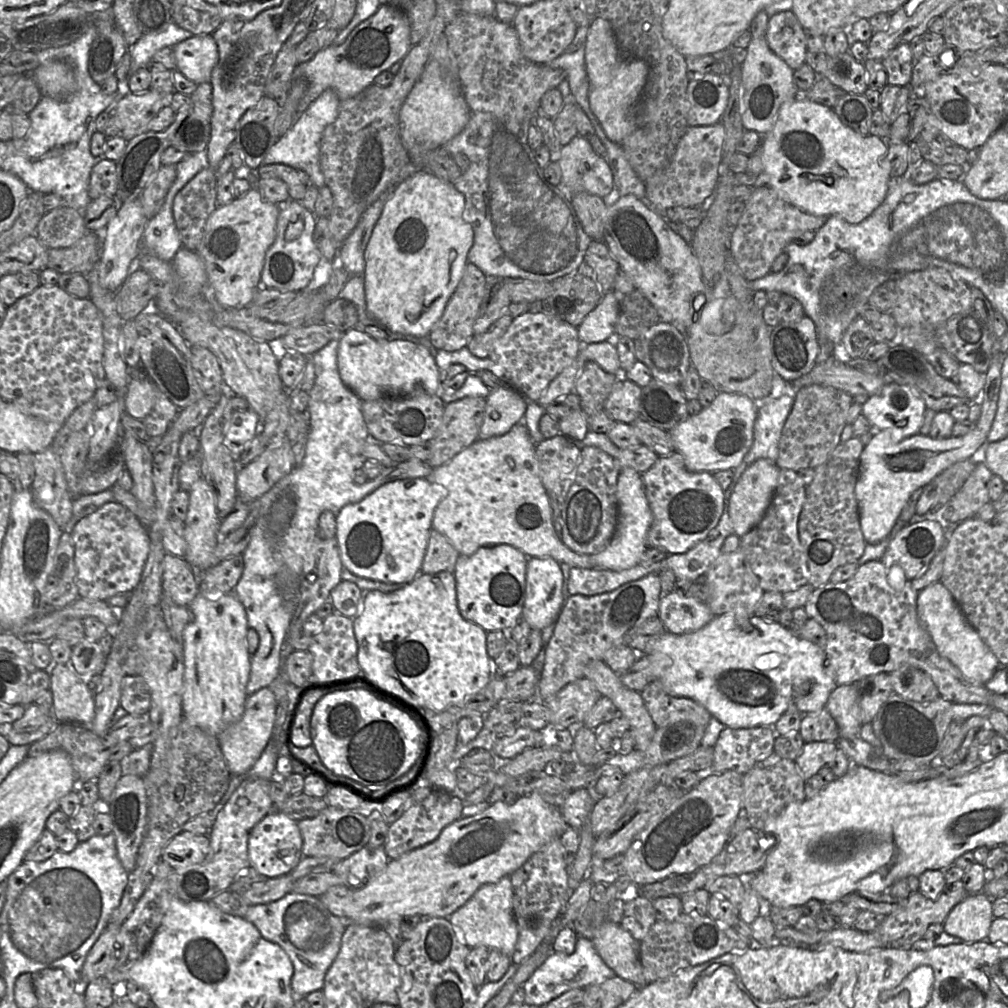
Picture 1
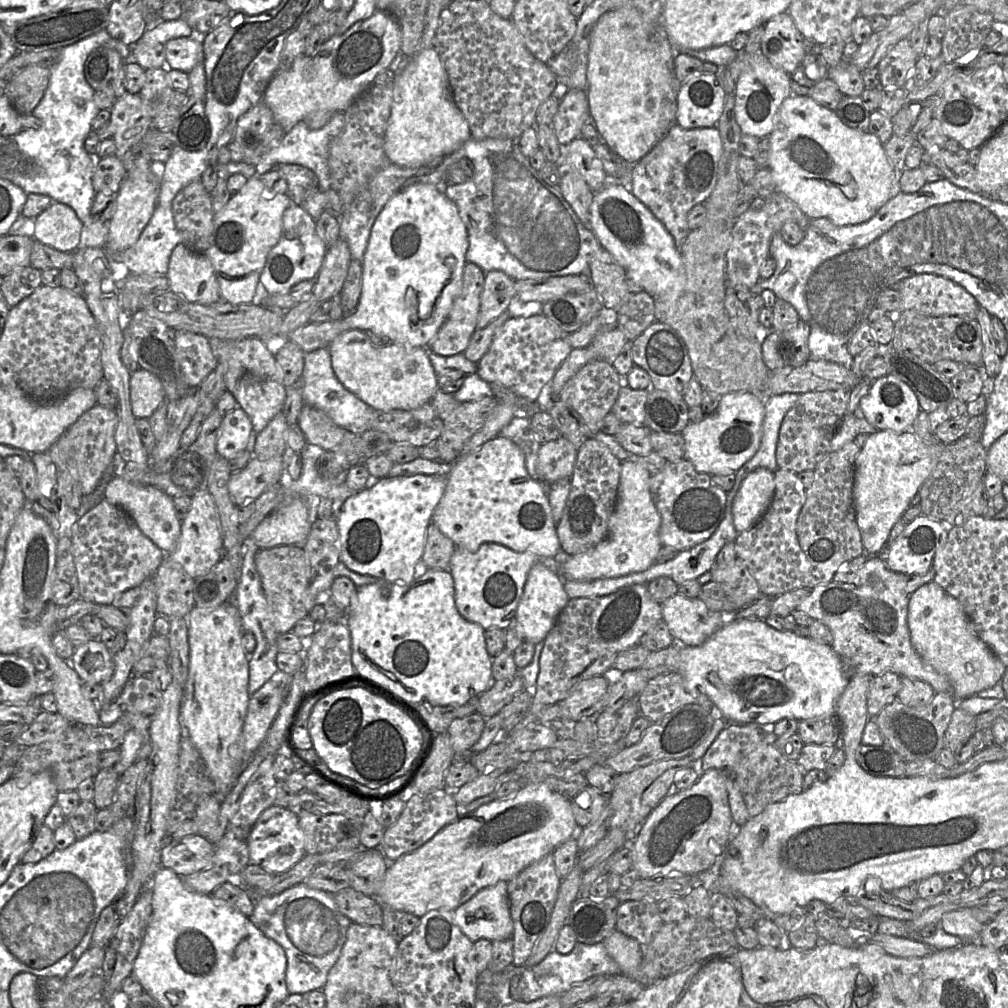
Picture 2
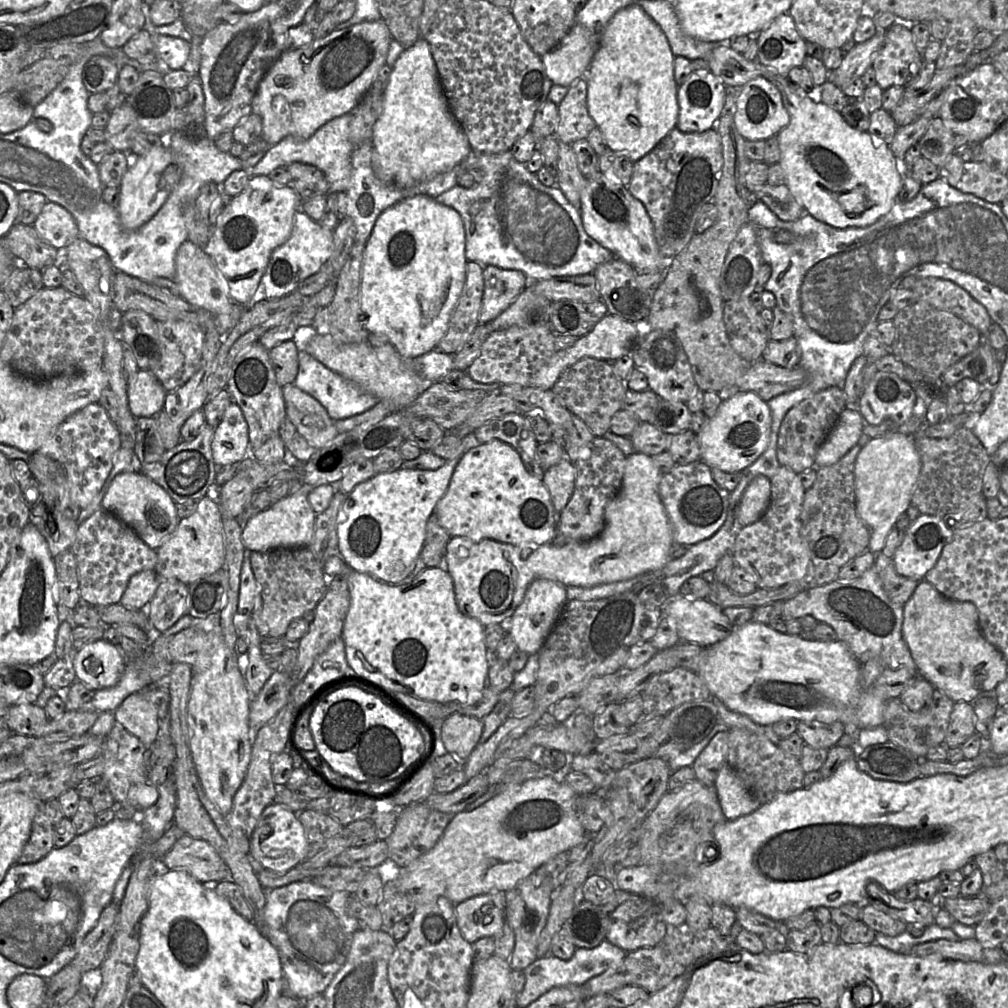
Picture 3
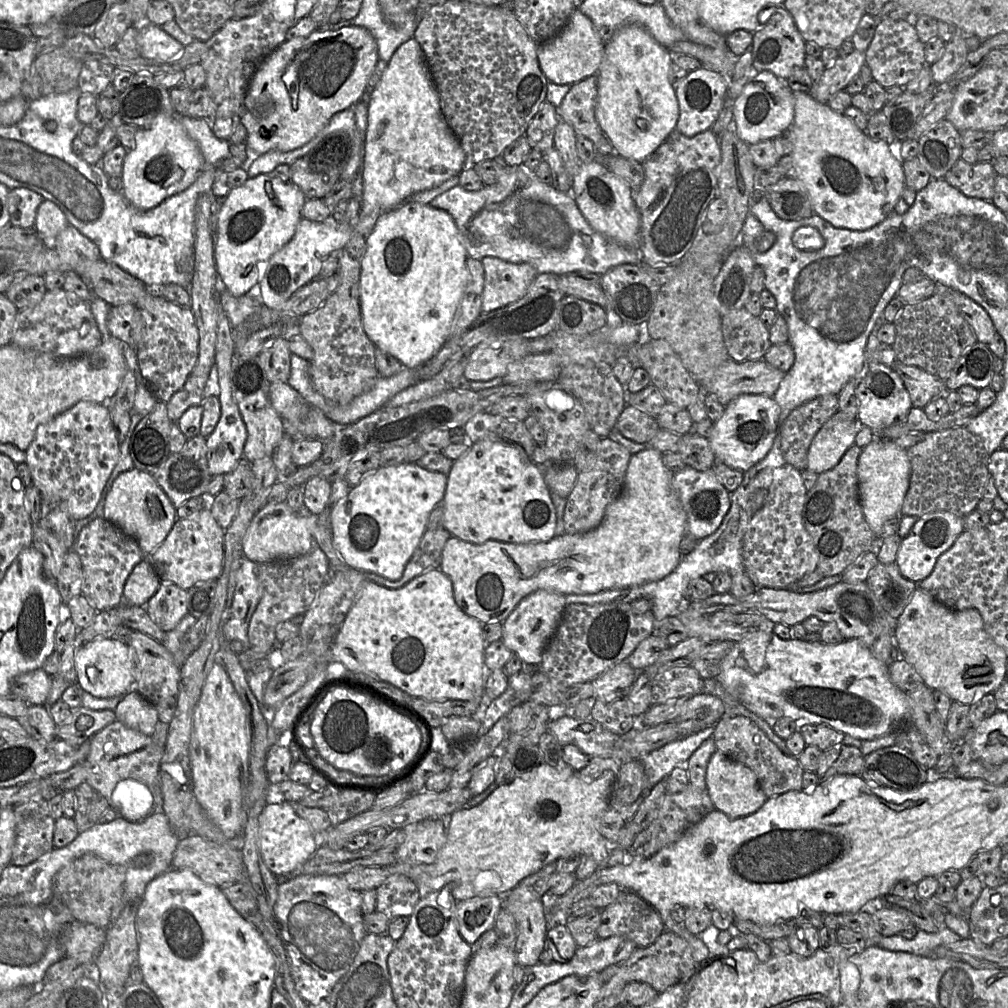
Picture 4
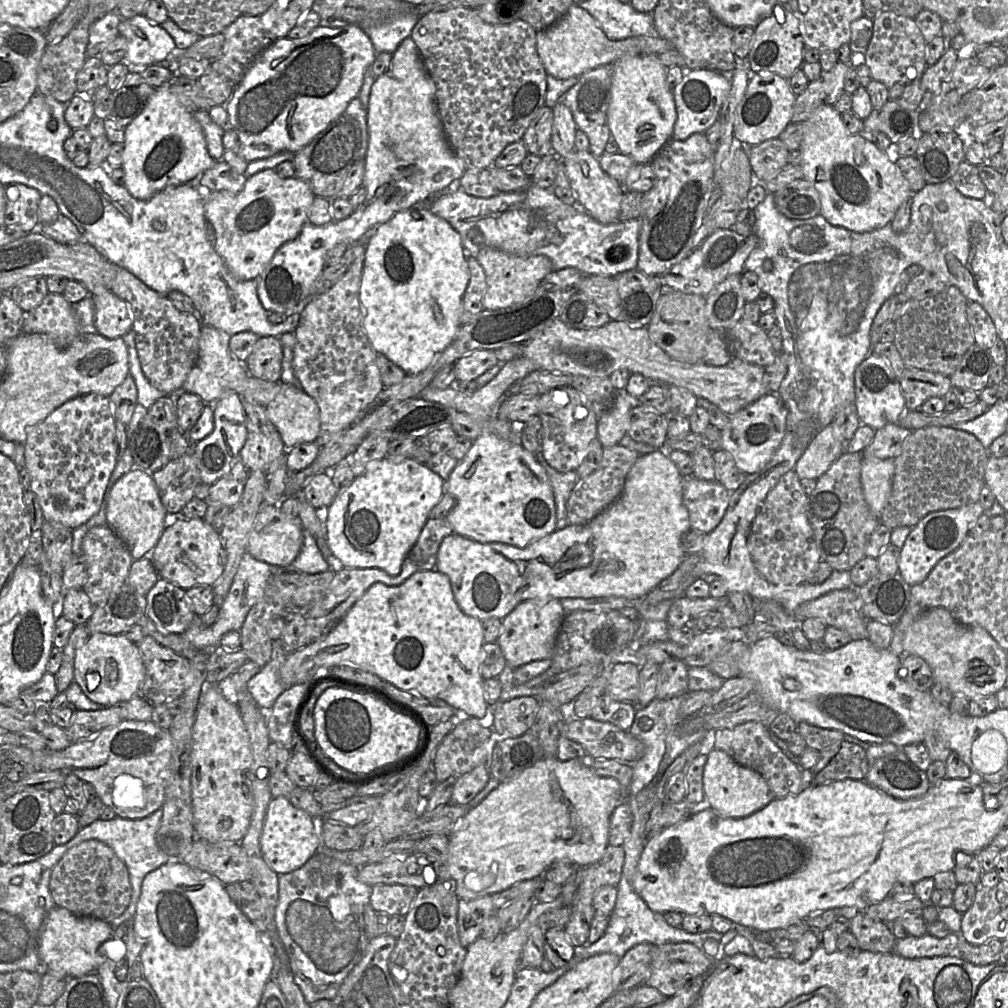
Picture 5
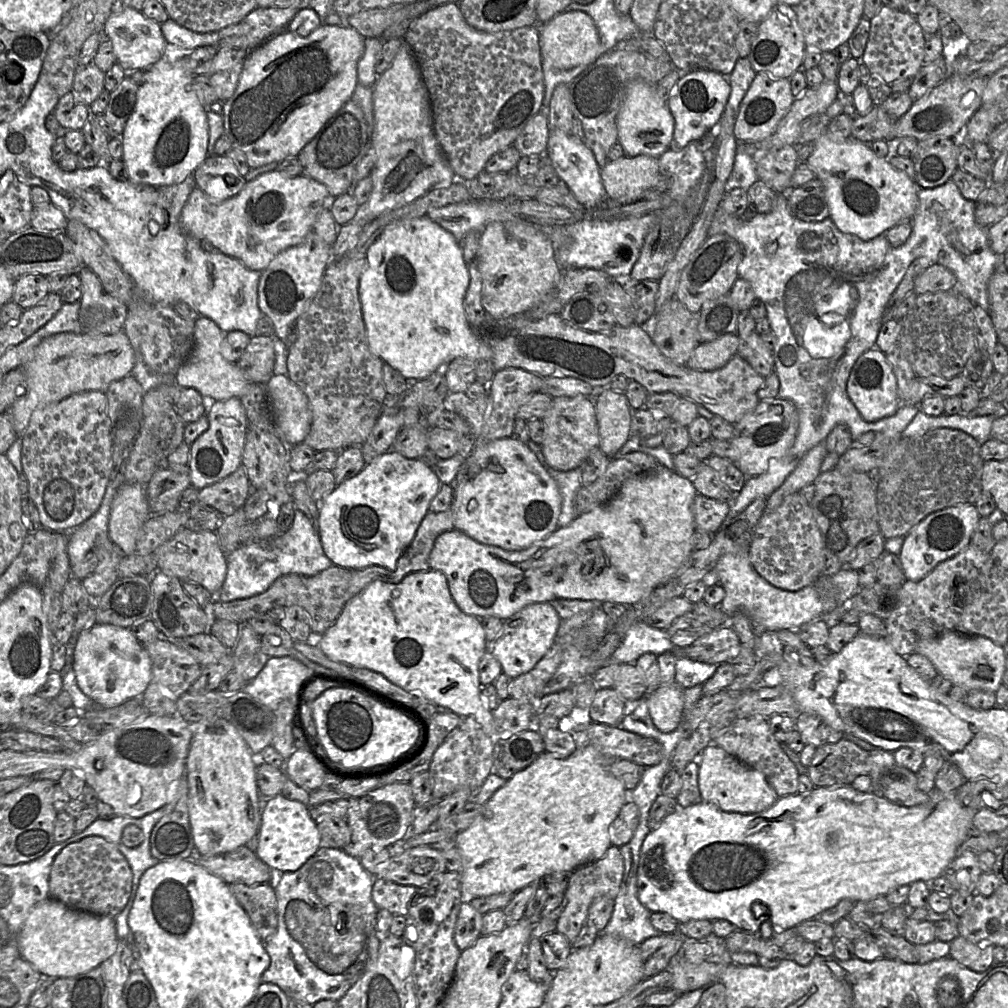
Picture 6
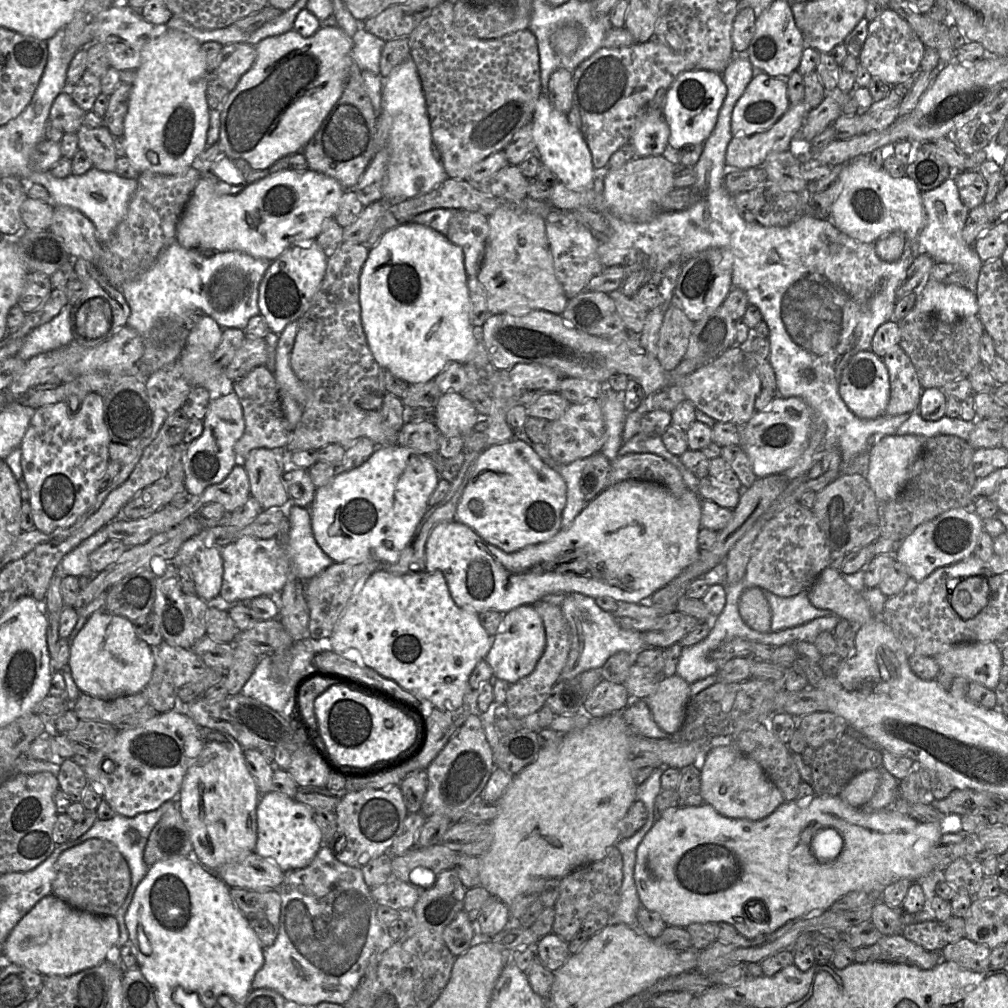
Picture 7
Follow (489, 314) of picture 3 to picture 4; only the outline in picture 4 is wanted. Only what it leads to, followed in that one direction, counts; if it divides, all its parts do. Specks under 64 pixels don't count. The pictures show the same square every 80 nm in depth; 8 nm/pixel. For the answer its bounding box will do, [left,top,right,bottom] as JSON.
[481,256,538,313]

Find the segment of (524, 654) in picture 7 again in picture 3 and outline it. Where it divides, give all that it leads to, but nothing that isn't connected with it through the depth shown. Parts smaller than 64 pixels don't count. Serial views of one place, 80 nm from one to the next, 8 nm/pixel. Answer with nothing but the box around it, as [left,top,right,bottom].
[506,578,566,655]

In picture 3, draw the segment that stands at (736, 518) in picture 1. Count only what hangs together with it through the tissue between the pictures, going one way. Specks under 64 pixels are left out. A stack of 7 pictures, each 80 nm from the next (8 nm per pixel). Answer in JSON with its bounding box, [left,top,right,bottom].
[738,475,771,526]

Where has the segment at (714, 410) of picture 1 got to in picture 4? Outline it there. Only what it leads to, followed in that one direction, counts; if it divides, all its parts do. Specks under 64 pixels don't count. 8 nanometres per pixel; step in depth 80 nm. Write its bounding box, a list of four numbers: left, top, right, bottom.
[707,394,780,473]

